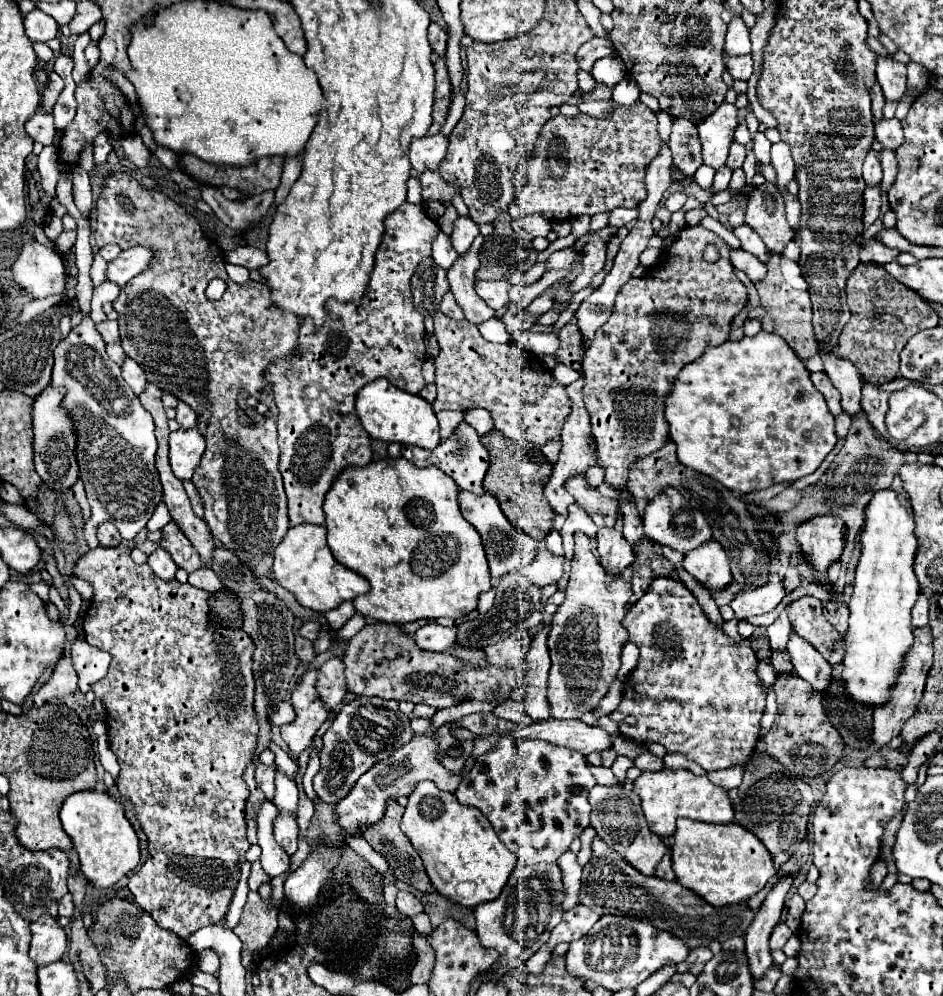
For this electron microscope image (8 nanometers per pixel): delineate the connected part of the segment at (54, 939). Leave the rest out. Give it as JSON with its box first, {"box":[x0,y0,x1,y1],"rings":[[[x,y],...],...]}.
{"box":[29,914,67,966],"rings":[[[45,914],[31,922],[31,950],[29,956],[37,966],[59,962],[67,950],[67,934],[57,924],[57,918]]]}

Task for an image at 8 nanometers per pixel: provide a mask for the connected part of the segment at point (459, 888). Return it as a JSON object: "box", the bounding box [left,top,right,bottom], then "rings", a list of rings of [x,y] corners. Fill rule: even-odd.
{"box":[401,780,517,906],"rings":[[[429,780],[417,784],[409,796],[401,830],[419,852],[433,888],[463,906],[477,906],[497,898],[517,862],[513,852],[501,844],[481,810],[461,804],[455,794],[439,790]]]}

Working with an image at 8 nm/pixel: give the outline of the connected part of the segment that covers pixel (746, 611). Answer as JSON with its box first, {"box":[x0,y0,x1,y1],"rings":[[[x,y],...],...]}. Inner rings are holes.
{"box":[729,582,785,618],"rings":[[[767,582],[755,590],[747,590],[747,592],[737,592],[733,602],[729,604],[735,612],[735,618],[749,618],[753,614],[765,614],[771,612],[781,600],[785,598],[785,590],[783,584],[773,584]]]}

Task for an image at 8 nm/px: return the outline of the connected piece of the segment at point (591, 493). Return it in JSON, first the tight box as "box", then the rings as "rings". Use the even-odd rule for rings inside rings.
{"box":[565,474,617,528],"rings":[[[585,474],[569,476],[565,486],[567,486],[567,492],[575,498],[575,504],[579,504],[599,528],[615,526],[615,522],[617,522],[617,500],[605,498],[605,496],[601,496],[601,492],[597,488],[591,488],[587,484]]]}

